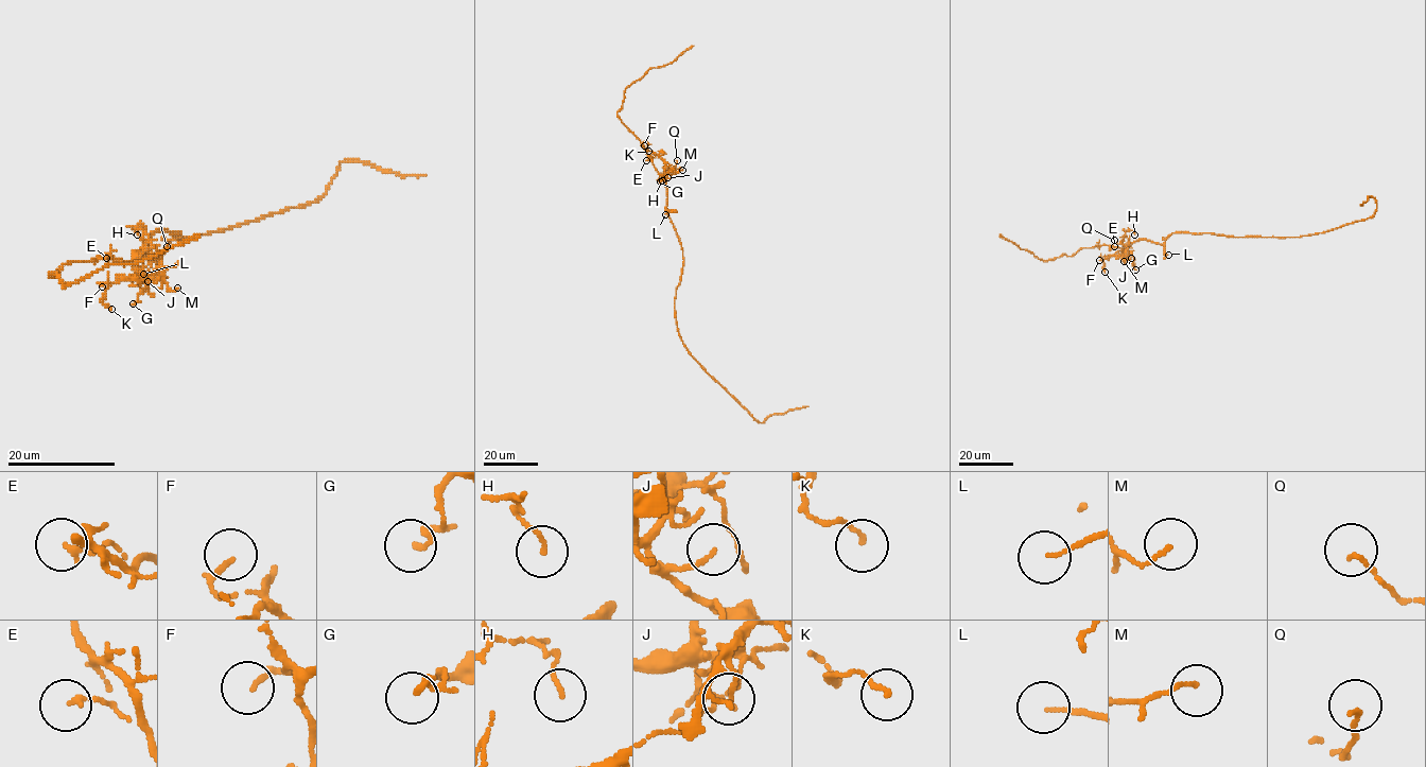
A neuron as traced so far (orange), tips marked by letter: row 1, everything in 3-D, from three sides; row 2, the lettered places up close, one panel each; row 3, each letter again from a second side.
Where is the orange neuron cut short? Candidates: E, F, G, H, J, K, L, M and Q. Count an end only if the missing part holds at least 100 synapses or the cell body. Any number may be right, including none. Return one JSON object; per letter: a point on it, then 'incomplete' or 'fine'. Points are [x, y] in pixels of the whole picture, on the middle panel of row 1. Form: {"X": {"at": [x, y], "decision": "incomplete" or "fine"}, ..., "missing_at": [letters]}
{"E": {"at": [646, 160], "decision": "fine"}, "F": {"at": [644, 145], "decision": "fine"}, "G": {"at": [660, 181], "decision": "fine"}, "H": {"at": [662, 180], "decision": "fine"}, "J": {"at": [667, 177], "decision": "fine"}, "K": {"at": [648, 151], "decision": "fine"}, "L": {"at": [665, 214], "decision": "fine"}, "M": {"at": [682, 170], "decision": "fine"}, "Q": {"at": [677, 160], "decision": "fine"}, "missing_at": []}

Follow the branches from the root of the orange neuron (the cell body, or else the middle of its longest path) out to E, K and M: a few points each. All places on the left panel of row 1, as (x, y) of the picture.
E: (174, 233), (156, 231), (149, 238), (145, 253), (148, 251), (148, 243), (131, 263), (106, 258)
K: (174, 233), (149, 238), (148, 251), (148, 243), (134, 261), (142, 276), (106, 290), (103, 303), (111, 309)
M: (174, 233), (156, 231), (134, 266), (172, 290), (177, 288)

